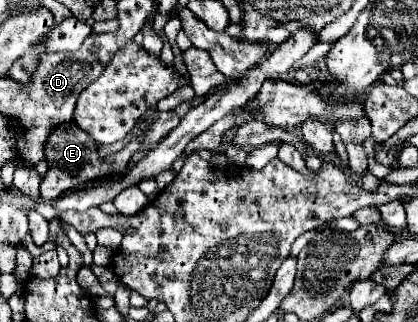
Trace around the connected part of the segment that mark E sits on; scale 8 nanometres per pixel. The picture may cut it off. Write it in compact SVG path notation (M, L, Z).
M68 121L60 127L56 127L46 145L44 145L44 159L48 163L48 171L42 175L42 183L40 183L40 197L42 199L56 199L60 193L68 191L68 189L76 189L80 187L82 183L88 183L92 179L100 179L100 177L110 177L114 173L120 173L124 169L128 169L128 163L130 159L140 151L140 145L146 137L148 129L144 129L142 133L134 135L130 133L128 137L128 145L124 145L124 149L116 151L116 153L110 153L108 157L100 157L100 151L98 151L98 143L92 141L88 137L88 133L84 133L76 121Z

